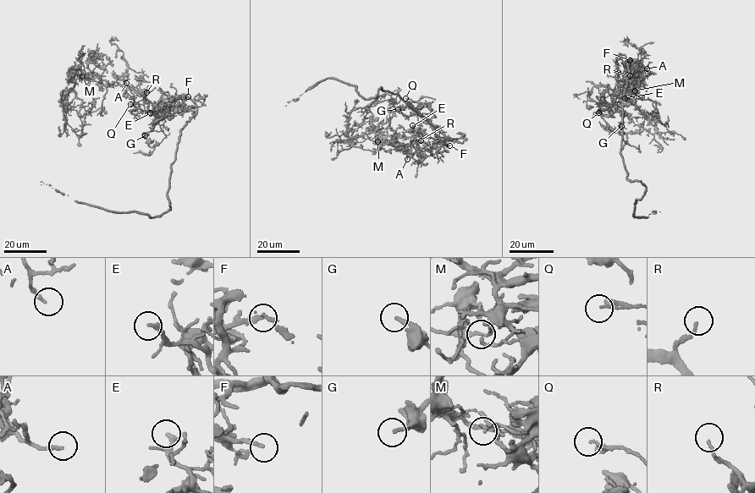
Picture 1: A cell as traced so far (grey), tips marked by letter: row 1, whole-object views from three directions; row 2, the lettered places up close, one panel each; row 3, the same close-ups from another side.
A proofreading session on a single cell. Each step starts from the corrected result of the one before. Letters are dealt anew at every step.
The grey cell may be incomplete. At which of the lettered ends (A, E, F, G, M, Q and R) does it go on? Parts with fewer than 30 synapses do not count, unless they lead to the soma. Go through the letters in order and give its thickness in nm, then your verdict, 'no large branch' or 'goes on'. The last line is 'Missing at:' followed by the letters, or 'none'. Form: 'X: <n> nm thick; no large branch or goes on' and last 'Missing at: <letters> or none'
A: 180 nm thick; no large branch
E: 200 nm thick; goes on
F: 200 nm thick; goes on
G: 170 nm thick; no large branch
M: 100 nm thick; no large branch
Q: 110 nm thick; no large branch
R: 140 nm thick; goes on
Missing at: E, F, R

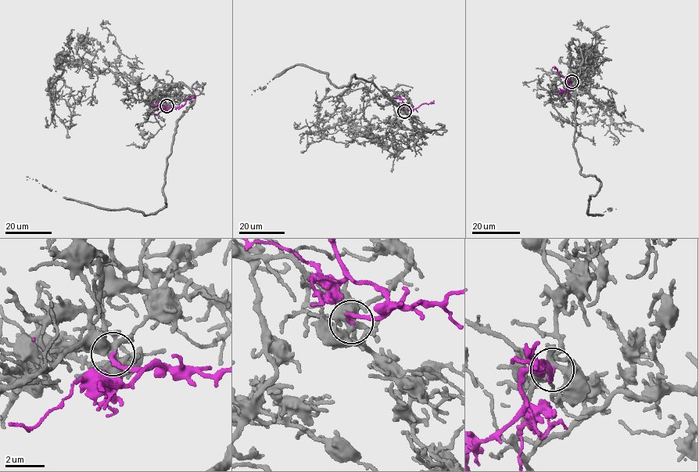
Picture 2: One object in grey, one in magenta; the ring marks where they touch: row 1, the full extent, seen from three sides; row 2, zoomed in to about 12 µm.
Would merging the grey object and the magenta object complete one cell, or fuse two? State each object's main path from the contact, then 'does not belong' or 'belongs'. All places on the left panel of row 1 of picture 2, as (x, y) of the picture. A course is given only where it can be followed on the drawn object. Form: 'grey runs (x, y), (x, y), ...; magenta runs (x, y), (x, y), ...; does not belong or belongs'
grey runs (166, 106), (177, 94), (194, 97), (167, 158), (166, 203), (149, 214), (66, 199), (26, 180); magenta runs (166, 106), (181, 107), (186, 99), (194, 96); belongs

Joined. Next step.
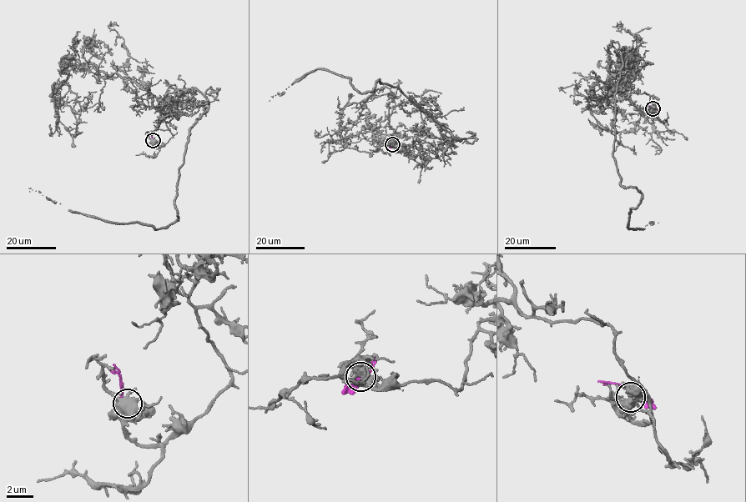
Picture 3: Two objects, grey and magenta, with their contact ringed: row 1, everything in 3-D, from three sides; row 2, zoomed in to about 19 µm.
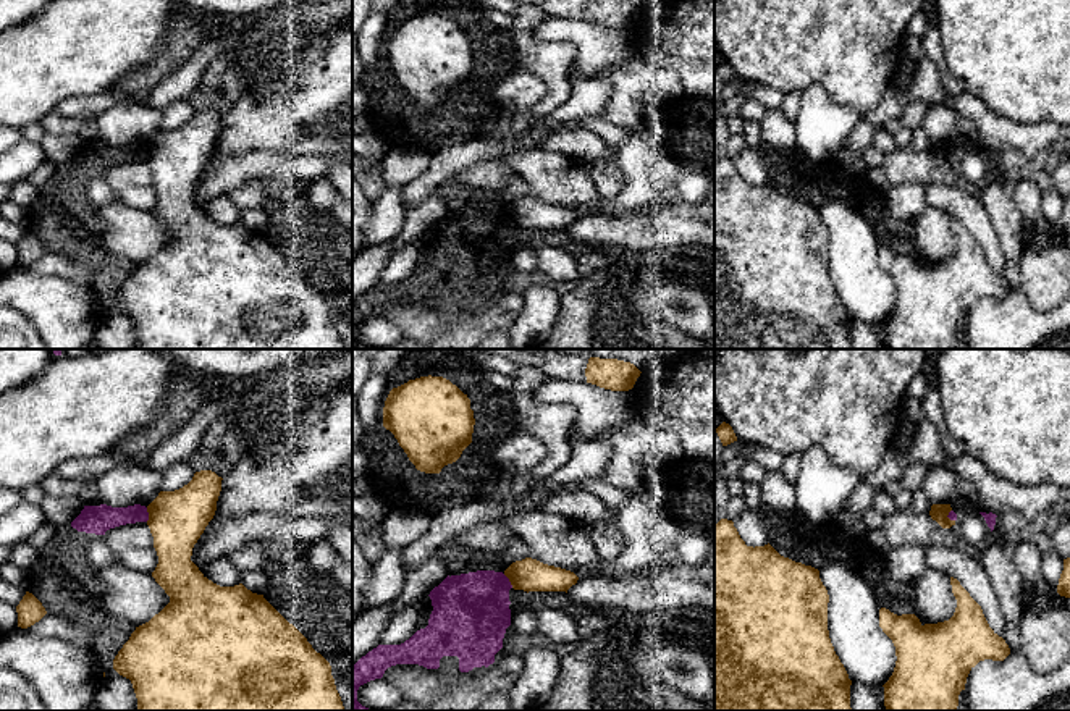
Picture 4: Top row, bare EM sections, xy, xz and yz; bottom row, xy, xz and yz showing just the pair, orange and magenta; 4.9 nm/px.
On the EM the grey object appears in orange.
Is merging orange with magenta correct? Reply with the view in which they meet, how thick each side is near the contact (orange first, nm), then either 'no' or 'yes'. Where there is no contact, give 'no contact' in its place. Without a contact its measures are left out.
contact in xy; calibres 280 and 140 nm; no

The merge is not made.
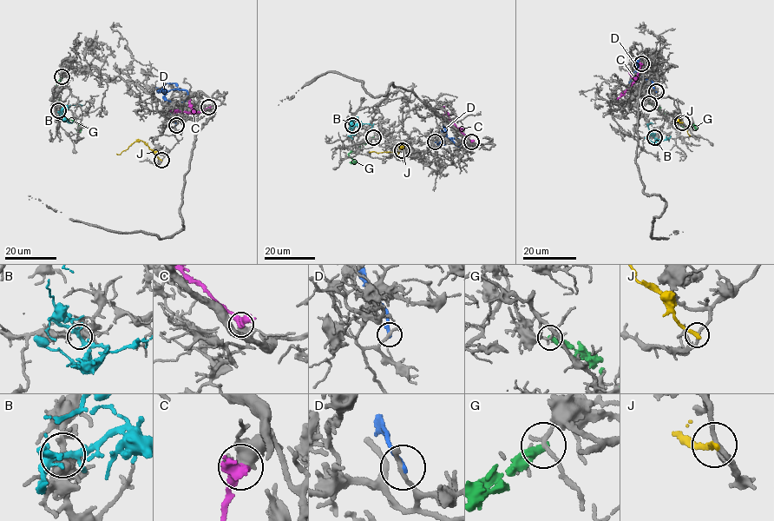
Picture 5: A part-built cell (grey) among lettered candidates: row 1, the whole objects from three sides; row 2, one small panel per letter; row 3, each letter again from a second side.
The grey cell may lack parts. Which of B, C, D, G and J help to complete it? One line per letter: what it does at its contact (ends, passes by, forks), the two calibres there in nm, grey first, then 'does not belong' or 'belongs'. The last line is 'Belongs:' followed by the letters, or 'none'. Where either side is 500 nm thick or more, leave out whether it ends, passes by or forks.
B: it forks | 440/240 nm | belongs
C: it forks | 400/340 nm | does not belong
D: it ends | 240/240 nm | does not belong
G: it ends | 150/360 nm | does not belong
J: it ends | 200/260 nm | does not belong
Belongs: B

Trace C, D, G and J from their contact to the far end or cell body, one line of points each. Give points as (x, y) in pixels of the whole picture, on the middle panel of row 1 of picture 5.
C: (471, 141), (450, 120), (444, 106)
D: (435, 141), (439, 143), (449, 138), (456, 144), (463, 141), (449, 140), (458, 147)
G: (373, 137), (349, 153), (355, 161), (350, 163)
J: (402, 149), (399, 148), (398, 152), (369, 153)

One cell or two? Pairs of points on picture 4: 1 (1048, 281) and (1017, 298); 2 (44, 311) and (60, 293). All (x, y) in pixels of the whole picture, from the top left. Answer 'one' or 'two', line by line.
1: two
2: one

